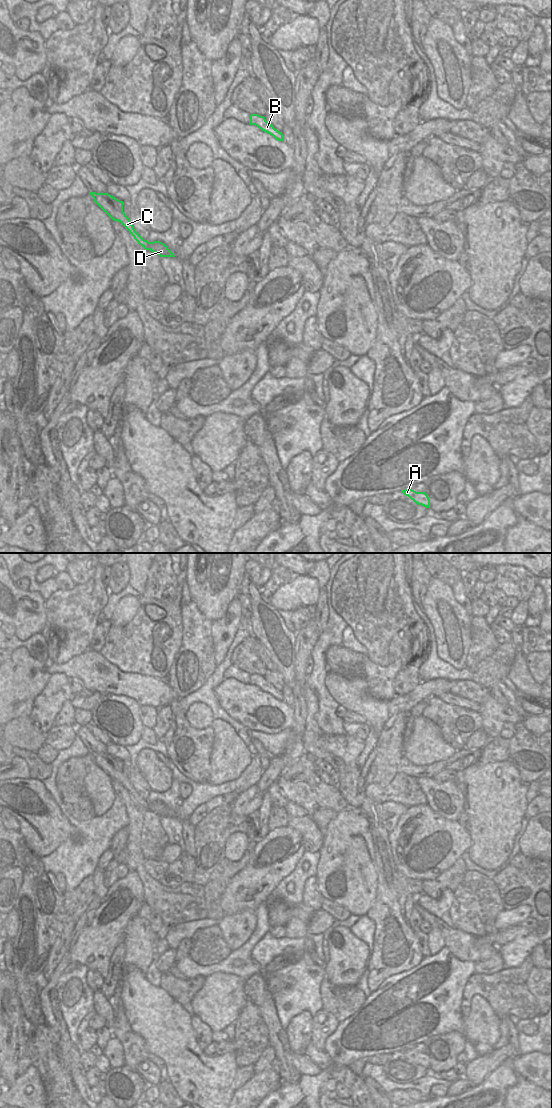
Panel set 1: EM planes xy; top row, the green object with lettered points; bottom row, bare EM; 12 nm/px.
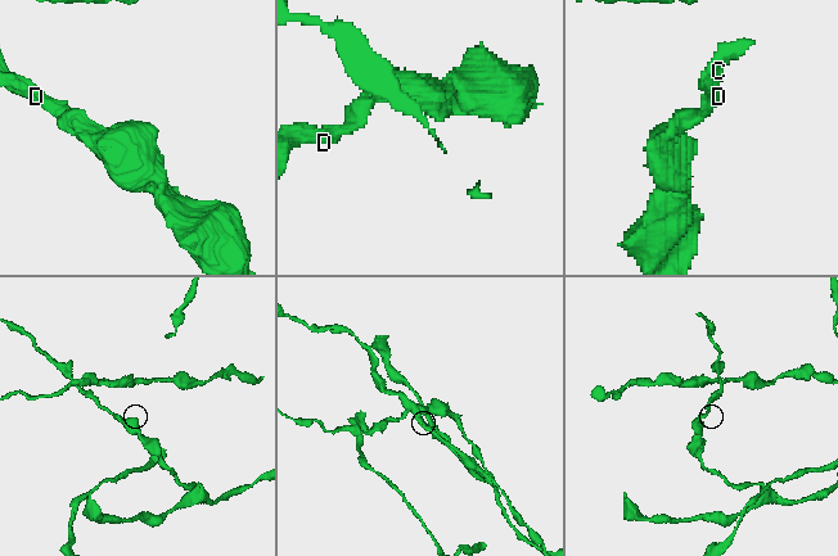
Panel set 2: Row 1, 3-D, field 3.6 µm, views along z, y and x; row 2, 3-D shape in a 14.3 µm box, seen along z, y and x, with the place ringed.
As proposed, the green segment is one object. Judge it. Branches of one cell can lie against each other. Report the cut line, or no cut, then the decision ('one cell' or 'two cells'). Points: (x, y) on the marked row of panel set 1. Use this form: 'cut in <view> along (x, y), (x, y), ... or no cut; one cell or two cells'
no cut; one cell

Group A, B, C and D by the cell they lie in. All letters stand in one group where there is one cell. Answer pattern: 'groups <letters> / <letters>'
groups A B C D

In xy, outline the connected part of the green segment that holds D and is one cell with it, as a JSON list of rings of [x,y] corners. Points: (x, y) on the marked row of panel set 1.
[[[89,192],[97,204],[112,220],[120,222],[145,250],[150,250],[160,257],[175,257],[167,246],[160,241],[148,242],[144,240],[134,229],[129,218],[123,212],[124,202],[116,199],[108,193]]]

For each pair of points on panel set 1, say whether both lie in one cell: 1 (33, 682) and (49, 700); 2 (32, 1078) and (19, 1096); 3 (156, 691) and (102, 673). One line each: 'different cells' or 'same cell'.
1: different cells
2: same cell
3: same cell

